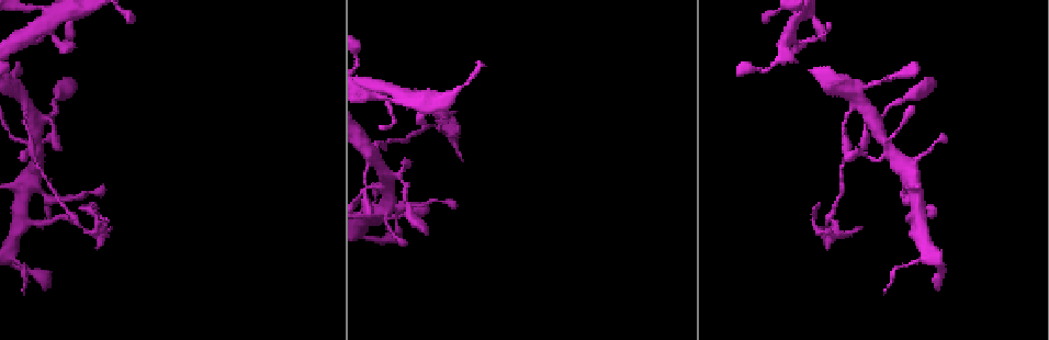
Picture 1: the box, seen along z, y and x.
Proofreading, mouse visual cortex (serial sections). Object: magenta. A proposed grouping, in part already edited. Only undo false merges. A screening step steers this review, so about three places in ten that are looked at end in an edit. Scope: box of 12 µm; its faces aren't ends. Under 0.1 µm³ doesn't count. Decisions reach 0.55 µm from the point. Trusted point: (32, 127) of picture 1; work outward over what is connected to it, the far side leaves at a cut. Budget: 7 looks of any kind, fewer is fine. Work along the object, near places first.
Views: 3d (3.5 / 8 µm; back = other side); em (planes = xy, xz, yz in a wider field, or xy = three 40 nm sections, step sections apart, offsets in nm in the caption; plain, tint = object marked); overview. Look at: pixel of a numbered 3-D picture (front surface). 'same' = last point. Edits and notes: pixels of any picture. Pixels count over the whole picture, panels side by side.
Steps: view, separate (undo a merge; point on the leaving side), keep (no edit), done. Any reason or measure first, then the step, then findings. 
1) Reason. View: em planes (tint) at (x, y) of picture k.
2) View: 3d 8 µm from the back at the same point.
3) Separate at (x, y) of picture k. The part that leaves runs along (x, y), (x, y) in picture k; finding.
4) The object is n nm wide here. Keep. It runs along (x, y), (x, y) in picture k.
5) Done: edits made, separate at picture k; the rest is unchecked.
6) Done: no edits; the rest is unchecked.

Four-way junction. View: em xy step 5 (tint) at (25, 101) of picture 1.

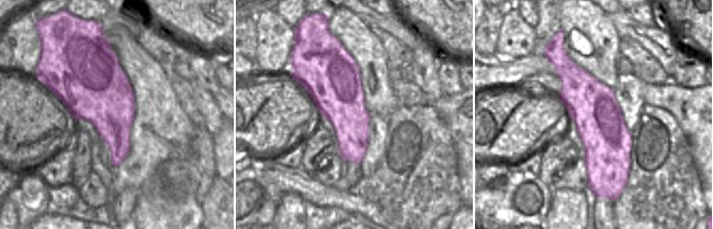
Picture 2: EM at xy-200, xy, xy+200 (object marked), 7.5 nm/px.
See where the arms go. View: 3d 3.5 µm from the back at the same point.

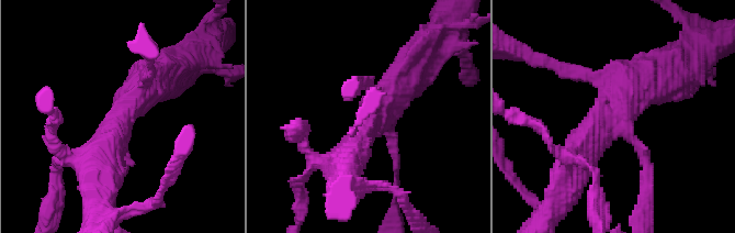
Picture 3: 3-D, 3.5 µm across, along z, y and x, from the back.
Keep. It runs along (565, 56), (595, 111), (593, 181) in picture 2; one cell here.

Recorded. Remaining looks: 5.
A narrow waist. View: 3d 3.5 µm at (45, 177) of picture 1.

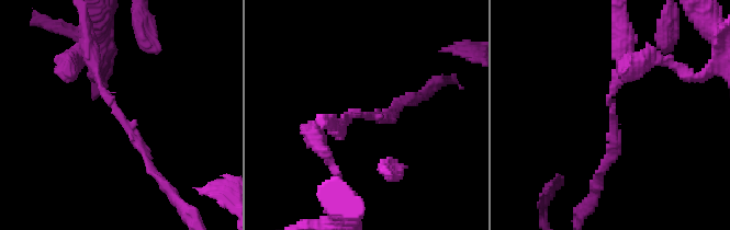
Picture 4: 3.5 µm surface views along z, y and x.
The arms are 150, 200 nm wide; shape alone is not enough. View: em xy step 1 (tint) at (119, 109) of picture 4.

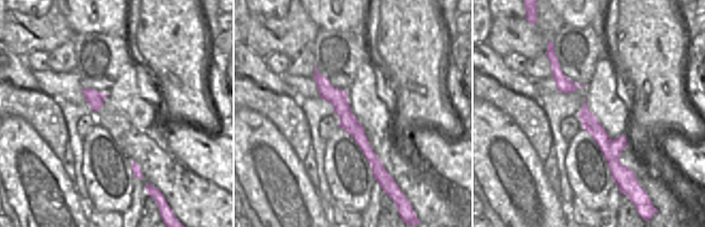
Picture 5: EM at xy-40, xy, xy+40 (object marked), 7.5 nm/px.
Separate at (146, 154) of picture 4. The part that leaves runs along (127, 125), (150, 169), (184, 208) in picture 4; a second cell is stuck on.

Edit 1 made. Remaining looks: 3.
Redraw. View: overview.

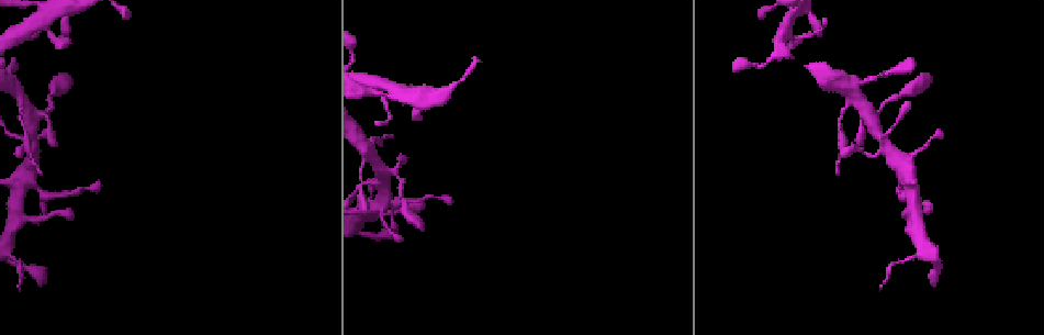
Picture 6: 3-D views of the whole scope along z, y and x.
Thin neck. View: 3d 3.5 µm at (32, 184) of picture 6.

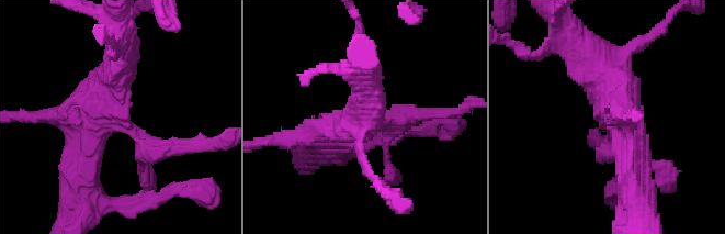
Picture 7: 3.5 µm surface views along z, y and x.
View: em planes (tint) at (117, 122) of picture 7.

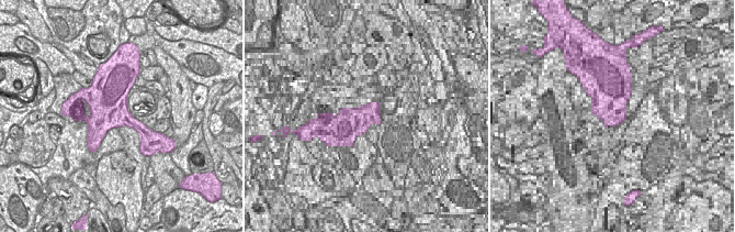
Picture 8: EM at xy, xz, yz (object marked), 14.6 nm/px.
Keep. It runs along (586, 49), (619, 89), (633, 177) in picture 7; continuous, no second cell.

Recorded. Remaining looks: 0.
Done: edits made, separate at picture 4; the rest is unchecked.

